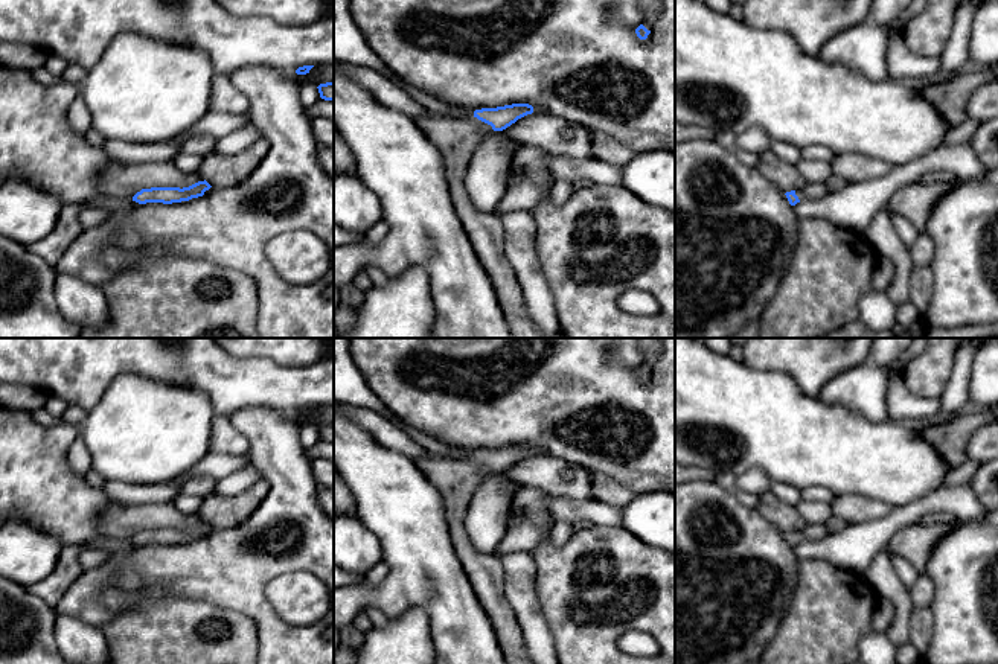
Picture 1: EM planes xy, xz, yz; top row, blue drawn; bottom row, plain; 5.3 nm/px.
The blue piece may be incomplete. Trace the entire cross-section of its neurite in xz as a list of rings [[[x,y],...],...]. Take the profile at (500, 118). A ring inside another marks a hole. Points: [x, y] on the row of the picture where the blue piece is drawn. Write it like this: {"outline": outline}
{"outline": [[[512,104],[475,110],[468,120],[440,114],[416,119],[417,128],[434,143],[445,160],[446,180],[456,213],[471,241],[474,253],[492,280],[498,303],[513,338],[545,338],[532,321],[521,286],[506,259],[500,216],[474,207],[463,177],[486,131],[503,131],[518,119],[532,114],[529,104]]]}

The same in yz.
{"outline": [[[806,183],[801,189],[786,192],[786,198],[791,206],[795,206],[800,201],[818,200],[829,193],[826,183]]]}

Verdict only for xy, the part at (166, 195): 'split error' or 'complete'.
complete

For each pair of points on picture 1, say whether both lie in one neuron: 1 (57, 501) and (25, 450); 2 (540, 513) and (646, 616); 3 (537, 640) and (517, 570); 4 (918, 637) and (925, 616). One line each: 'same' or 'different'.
1: same
2: same
3: same
4: same

